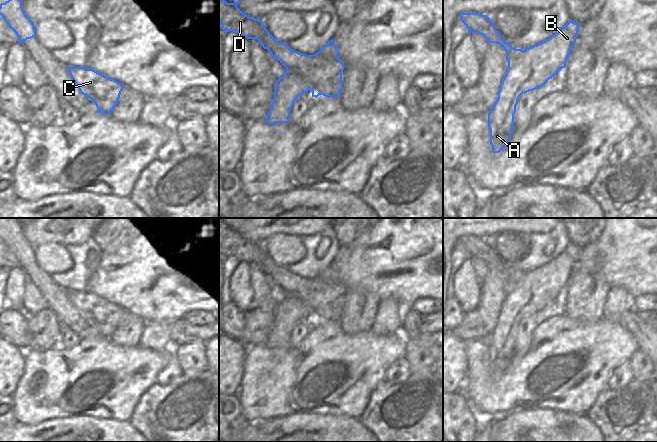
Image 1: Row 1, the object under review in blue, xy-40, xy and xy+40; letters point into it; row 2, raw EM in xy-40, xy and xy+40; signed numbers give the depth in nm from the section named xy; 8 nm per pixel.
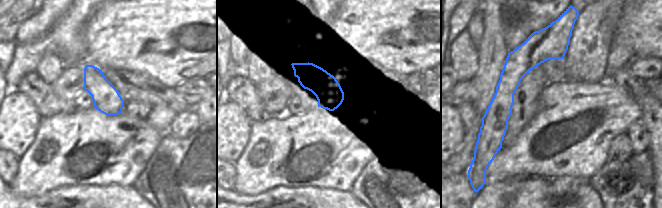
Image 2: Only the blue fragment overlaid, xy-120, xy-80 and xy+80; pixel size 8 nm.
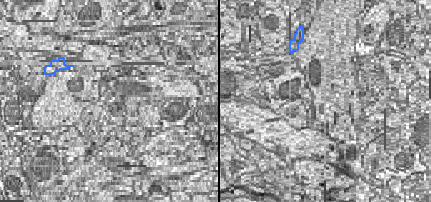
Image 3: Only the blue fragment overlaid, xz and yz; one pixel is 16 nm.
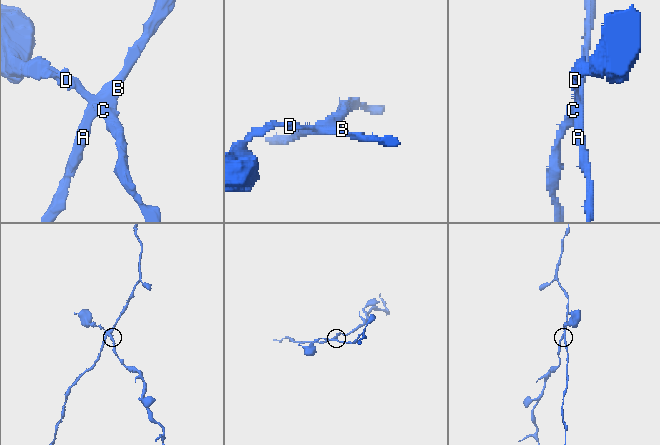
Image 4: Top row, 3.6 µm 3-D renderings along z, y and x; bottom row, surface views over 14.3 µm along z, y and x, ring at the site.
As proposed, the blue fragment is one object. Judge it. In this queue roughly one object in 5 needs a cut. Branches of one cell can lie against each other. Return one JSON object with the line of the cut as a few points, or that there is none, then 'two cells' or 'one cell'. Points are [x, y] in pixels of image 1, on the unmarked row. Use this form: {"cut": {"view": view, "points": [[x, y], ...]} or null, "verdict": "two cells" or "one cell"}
{"cut": {"view": "xy", "points": [[287, 293], [299, 296], [315, 308], [341, 303]]}, "verdict": "two cells"}

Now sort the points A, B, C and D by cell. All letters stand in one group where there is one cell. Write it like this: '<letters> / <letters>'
A B / C D

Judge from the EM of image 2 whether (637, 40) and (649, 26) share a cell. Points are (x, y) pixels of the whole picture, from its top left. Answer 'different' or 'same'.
same

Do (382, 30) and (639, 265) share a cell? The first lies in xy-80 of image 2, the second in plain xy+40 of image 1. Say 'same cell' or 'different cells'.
same cell

